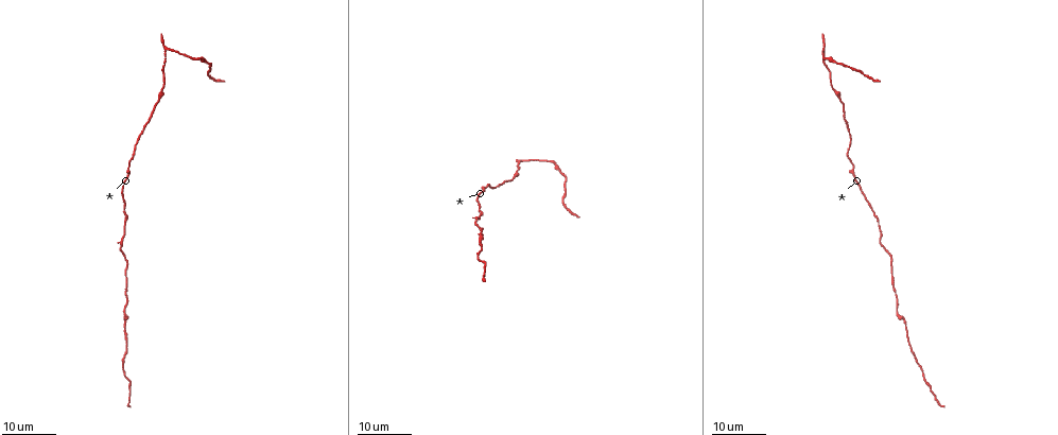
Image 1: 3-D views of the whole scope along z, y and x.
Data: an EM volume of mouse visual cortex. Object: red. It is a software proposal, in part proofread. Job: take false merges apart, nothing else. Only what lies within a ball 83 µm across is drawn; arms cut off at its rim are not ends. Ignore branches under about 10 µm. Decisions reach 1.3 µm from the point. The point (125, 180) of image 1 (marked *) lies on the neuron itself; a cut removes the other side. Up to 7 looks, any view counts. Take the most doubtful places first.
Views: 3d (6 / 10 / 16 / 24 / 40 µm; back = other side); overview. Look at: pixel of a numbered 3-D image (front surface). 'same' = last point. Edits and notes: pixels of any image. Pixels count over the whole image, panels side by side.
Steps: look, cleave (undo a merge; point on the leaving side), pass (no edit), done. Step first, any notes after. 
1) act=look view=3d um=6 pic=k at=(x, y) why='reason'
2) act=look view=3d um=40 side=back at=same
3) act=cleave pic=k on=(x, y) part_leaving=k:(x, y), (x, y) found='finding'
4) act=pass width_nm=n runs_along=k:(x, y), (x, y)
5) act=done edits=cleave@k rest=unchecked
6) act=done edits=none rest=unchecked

act=look view=3d um=16 pic=1 at=(148, 122) why='calibre changes'

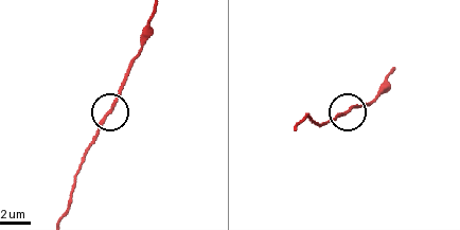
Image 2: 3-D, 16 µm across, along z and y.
act=look view=3d um=6 pic=2 at=(112, 111)

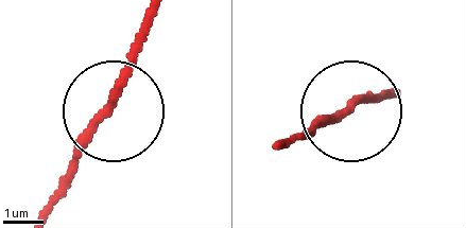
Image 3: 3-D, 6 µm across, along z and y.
act=pass runs_along=3:(278, 145), (359, 99), (386, 99) found='one neuron here'

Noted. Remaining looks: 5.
act=look view=3d um=24 pic=1 at=(125, 313) why='thick turns thin'

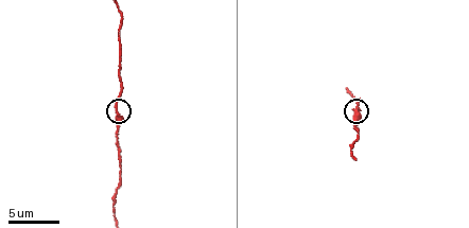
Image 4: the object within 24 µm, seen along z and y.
act=look view=3d um=10 pic=4 at=(352, 109)

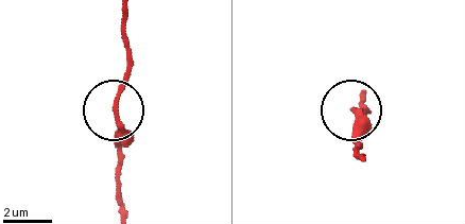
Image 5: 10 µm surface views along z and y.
act=pass width_nm=230 runs_along=5:(125, 11), (125, 84), (114, 115), (120, 155) found='all the same neuron'

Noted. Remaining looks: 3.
act=look view=3d um=16 pic=4 at=(118, 178)

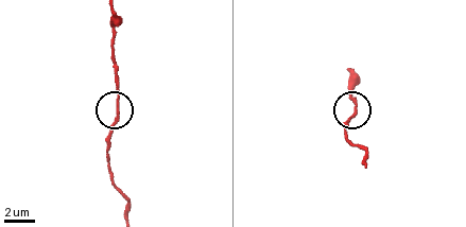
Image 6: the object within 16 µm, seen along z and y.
act=pass runs_along=6:(114, 10), (117, 117), (107, 150) found='all the same neuron'

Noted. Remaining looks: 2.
act=done edits=none rest=unchecked

